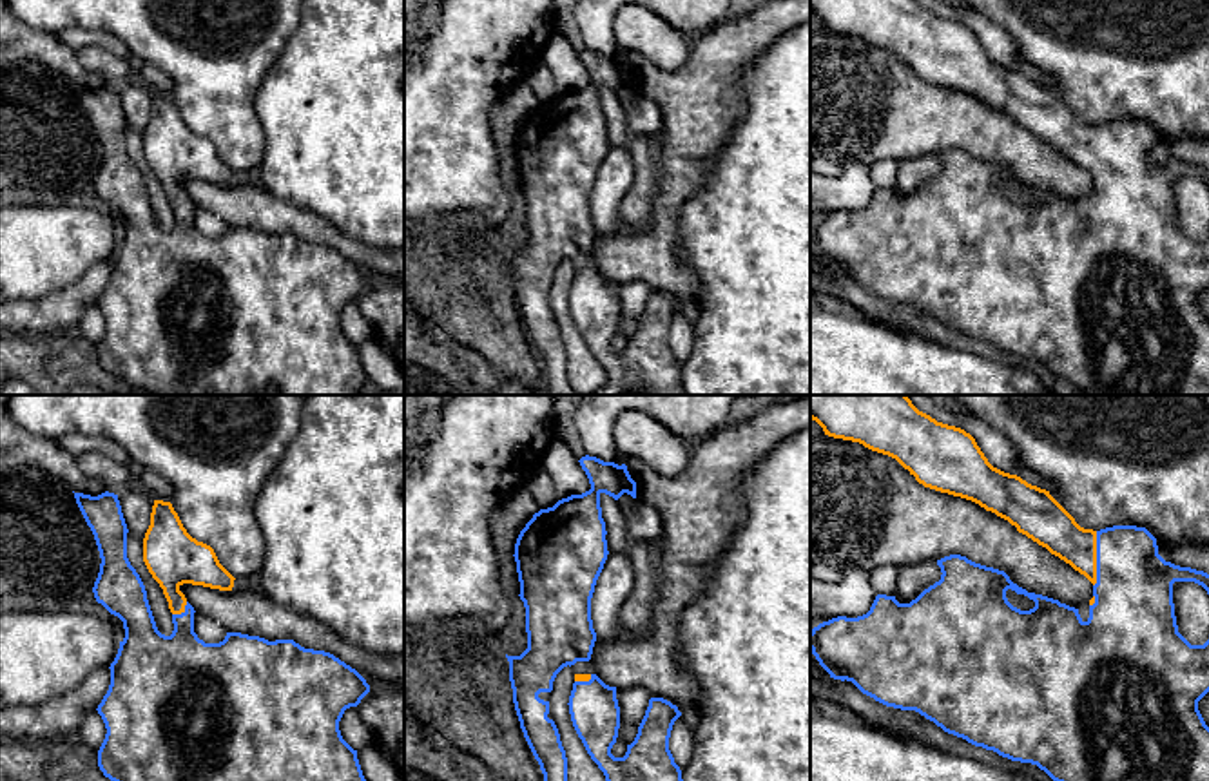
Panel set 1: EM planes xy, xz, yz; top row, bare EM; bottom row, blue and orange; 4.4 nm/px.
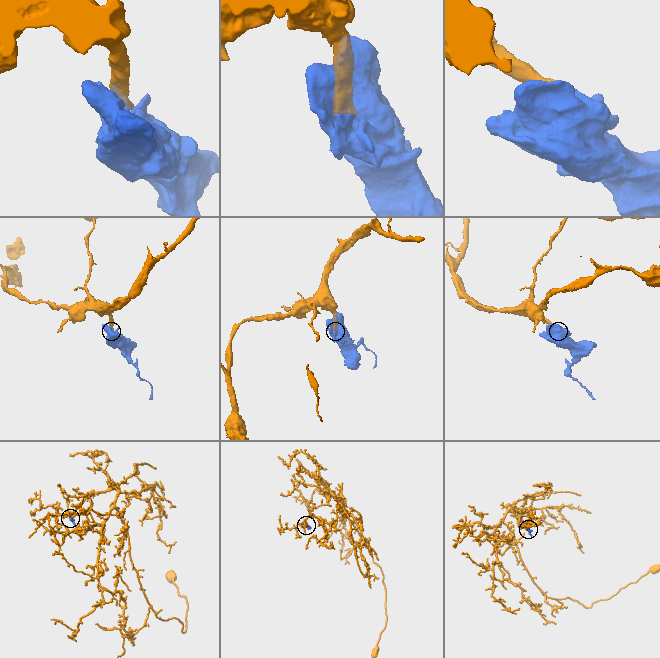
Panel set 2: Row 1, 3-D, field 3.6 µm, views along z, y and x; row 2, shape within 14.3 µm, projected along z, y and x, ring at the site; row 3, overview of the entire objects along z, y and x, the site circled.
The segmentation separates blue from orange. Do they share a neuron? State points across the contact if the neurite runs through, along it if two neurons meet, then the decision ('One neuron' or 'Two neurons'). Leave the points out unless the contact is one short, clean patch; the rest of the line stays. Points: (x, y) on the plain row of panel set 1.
One neuron

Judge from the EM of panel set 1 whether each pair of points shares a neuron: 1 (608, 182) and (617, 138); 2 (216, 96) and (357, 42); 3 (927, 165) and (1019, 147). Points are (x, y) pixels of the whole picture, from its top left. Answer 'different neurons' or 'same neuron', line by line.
1: different neurons
2: different neurons
3: different neurons

